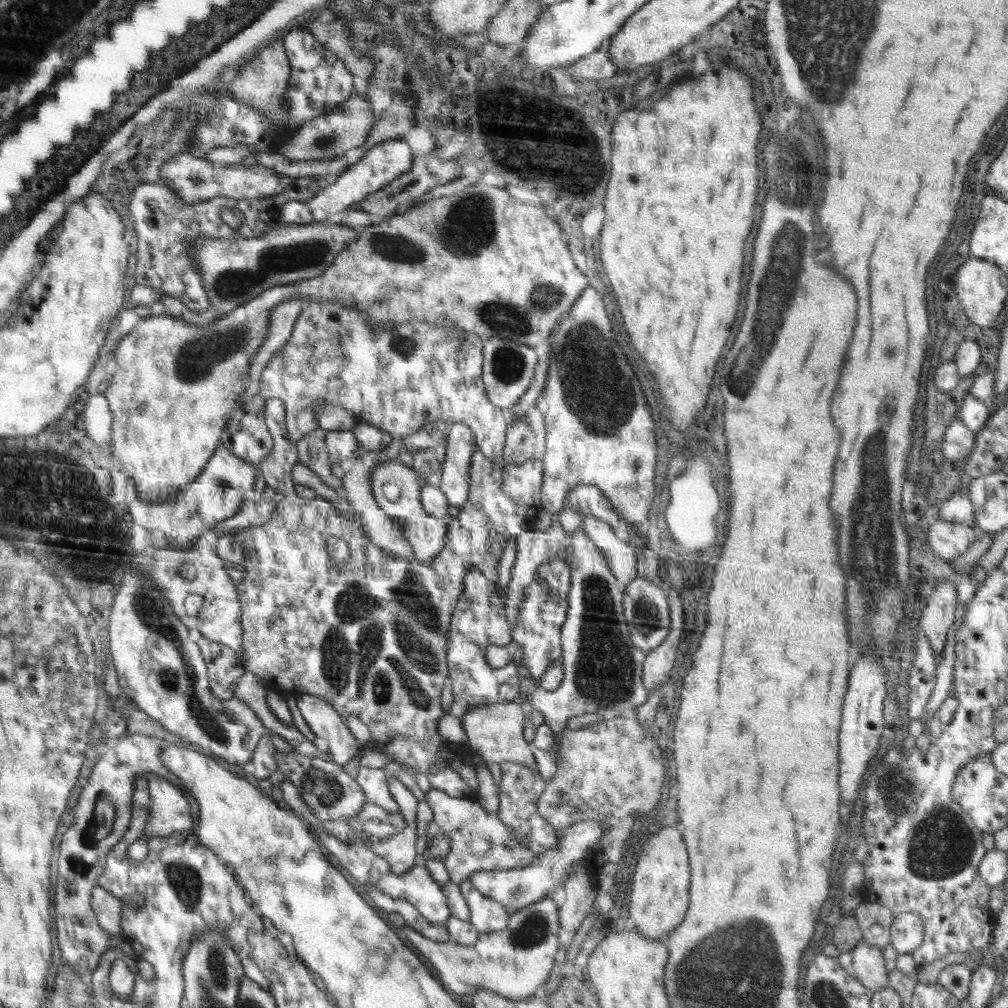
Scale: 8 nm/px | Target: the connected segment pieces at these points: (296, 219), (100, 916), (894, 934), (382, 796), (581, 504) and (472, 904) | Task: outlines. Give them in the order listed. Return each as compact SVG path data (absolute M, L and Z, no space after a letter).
M404 138L392 139L374 146L364 157L350 169L344 171L336 180L332 181L322 192L314 198L298 202L290 201L281 206L279 218L283 222L296 225L330 225L331 214L342 212L352 203L359 203L366 195L376 192L390 184L391 180L398 178L408 172L412 167L413 157L410 146Z
M94 887L91 890L91 907L98 924L112 935L121 934L121 910L123 903L105 888Z
M915 913L895 915L891 926L891 942L898 954L911 954L922 944L923 922Z
M360 767L355 781L359 784L368 803L374 803L387 810L390 814L399 812L397 802L390 794L387 780L389 774L381 768Z
M594 485L575 486L566 497L564 506L579 510L586 517L595 516L607 522L614 530L618 530L622 526L619 512L615 511L607 496Z
M469 879L463 880L459 887L469 906L469 921L475 926L479 934L506 928L510 914L503 904L491 898L486 898L479 890L474 888Z

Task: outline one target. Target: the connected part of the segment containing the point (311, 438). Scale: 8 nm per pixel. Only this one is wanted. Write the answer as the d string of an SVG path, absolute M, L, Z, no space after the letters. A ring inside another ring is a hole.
M322 427L309 432L304 438L297 440L299 462L313 470L323 483L341 492L342 481L330 471L331 460L325 443L325 434Z

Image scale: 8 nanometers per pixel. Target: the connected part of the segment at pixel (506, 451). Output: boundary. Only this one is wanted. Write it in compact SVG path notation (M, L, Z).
M521 416L519 420L508 423L507 436L505 437L505 447L503 448L502 462L505 464L522 464L525 460L534 457L534 444L536 437L530 425L526 423L526 417Z

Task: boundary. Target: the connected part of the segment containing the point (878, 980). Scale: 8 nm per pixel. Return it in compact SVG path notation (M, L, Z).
M860 940L851 953L853 958L852 972L866 988L878 992L889 986L889 972L881 948Z

